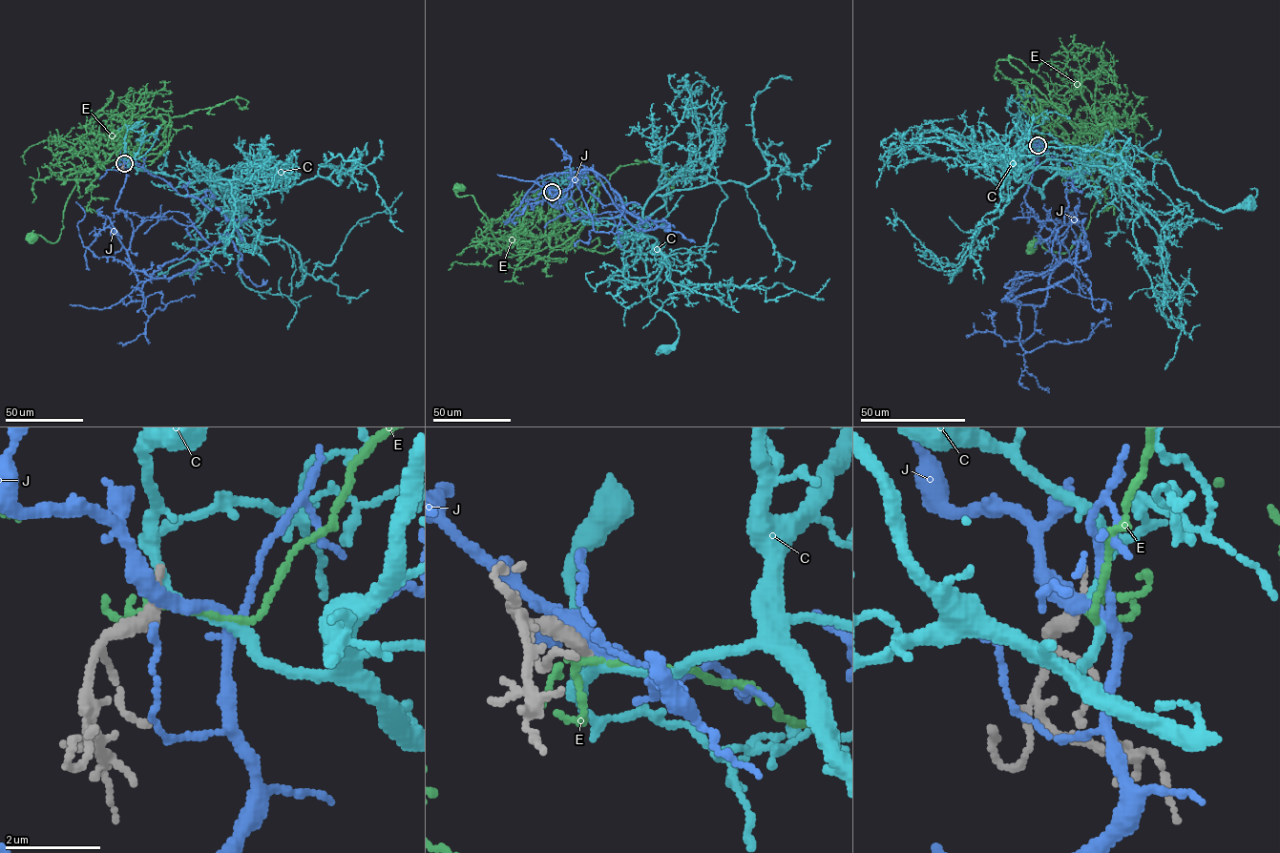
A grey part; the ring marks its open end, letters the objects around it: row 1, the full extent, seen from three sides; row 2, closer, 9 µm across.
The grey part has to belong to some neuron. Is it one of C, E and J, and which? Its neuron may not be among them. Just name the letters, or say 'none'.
C

